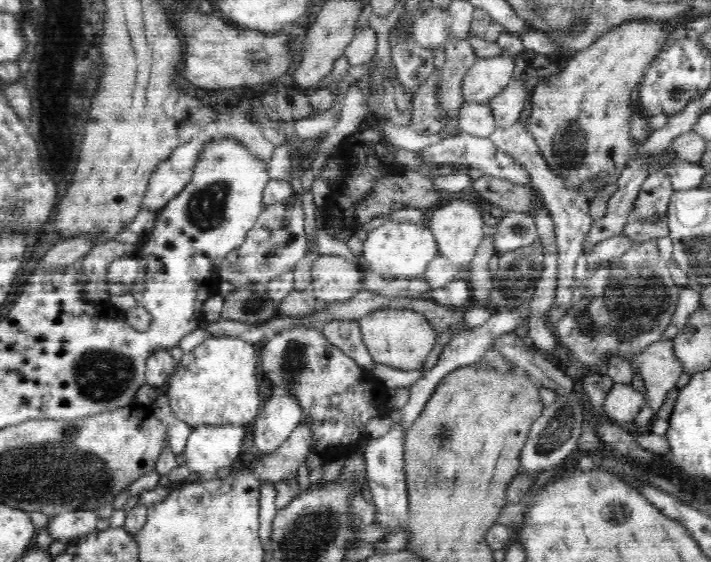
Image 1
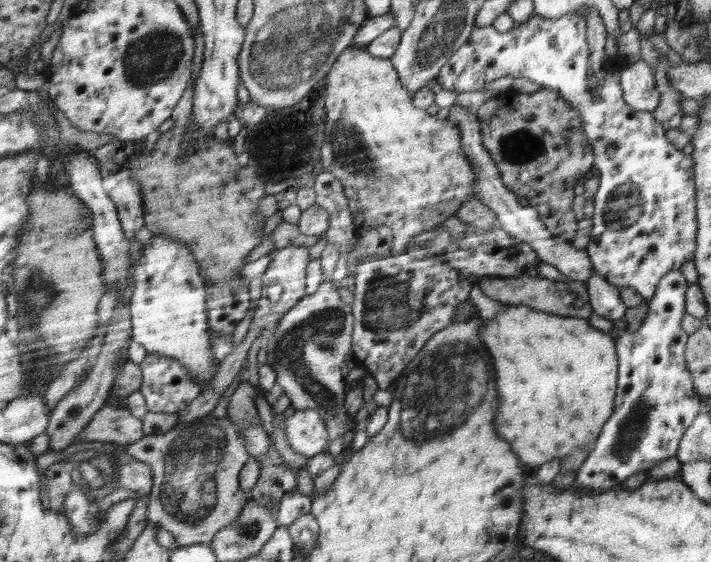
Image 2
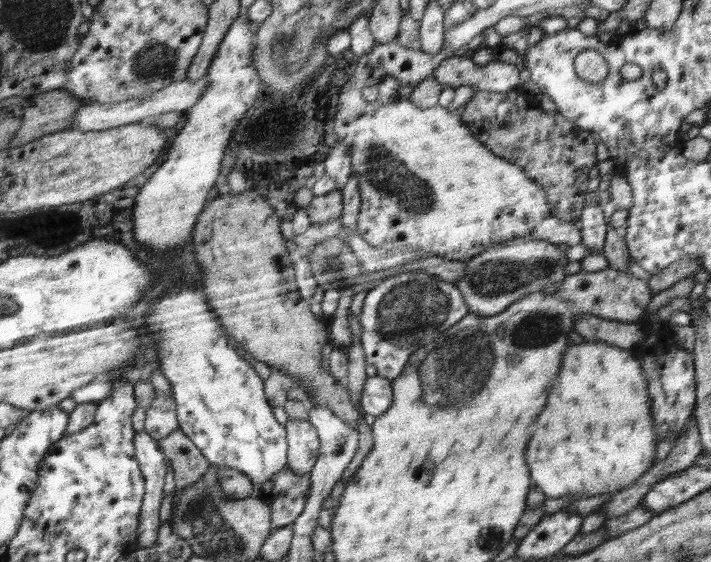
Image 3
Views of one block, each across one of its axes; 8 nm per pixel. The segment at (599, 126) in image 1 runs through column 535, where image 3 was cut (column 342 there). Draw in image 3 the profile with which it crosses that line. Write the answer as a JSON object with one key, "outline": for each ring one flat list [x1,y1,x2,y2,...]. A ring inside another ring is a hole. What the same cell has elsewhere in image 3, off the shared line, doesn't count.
{"outline":[[360,65,354,75,341,88,342,92,340,92,338,106,336,107,337,113,334,125,337,136,336,142,342,141,350,149,350,157,352,158,351,173,356,171,358,189,360,189,360,197,362,197,357,220,357,233,371,247,389,249,391,252,394,250,422,250,421,252,436,254,436,256,442,256,442,258,448,258,448,260,466,261,496,243,503,243,530,235,538,222,550,217,548,196,543,186,538,185,534,179,528,177,527,171,517,166,516,163,508,162,507,159,495,155,472,134,471,128,464,124,462,118,456,112,448,111,438,105,432,108,420,108,415,103,410,102,408,97,398,96,397,90,400,88,400,82,394,76,386,74,382,68],[368,86,374,86,378,89,378,97,372,104,368,104,362,95,362,89,368,88]]}

